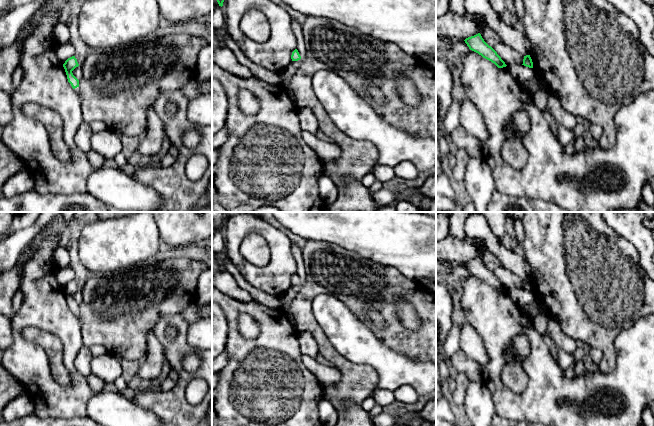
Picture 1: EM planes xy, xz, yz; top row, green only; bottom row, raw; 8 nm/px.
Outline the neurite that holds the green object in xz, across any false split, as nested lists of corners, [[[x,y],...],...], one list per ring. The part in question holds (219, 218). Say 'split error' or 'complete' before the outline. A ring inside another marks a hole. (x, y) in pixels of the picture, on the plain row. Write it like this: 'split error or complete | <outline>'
complete | [[[212,212],[212,222],[216,223],[219,230],[223,230],[223,226],[228,218],[224,212]]]

